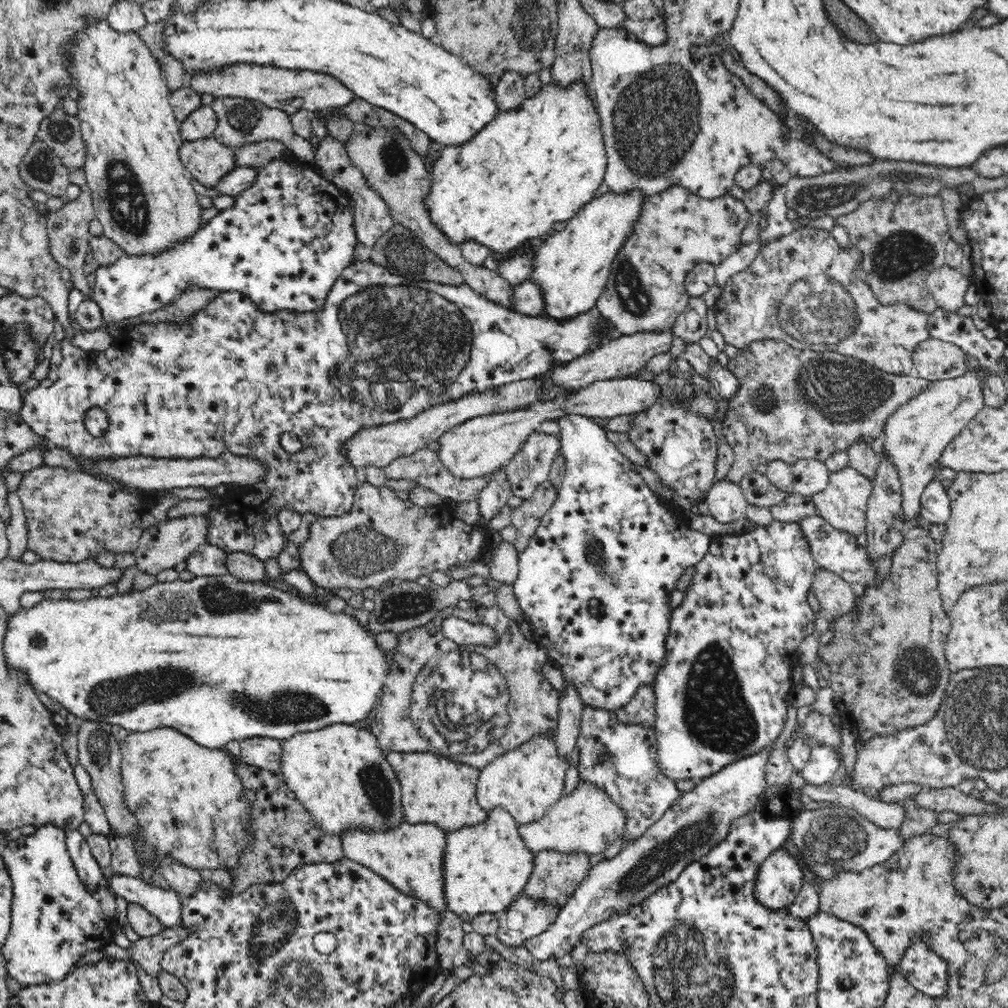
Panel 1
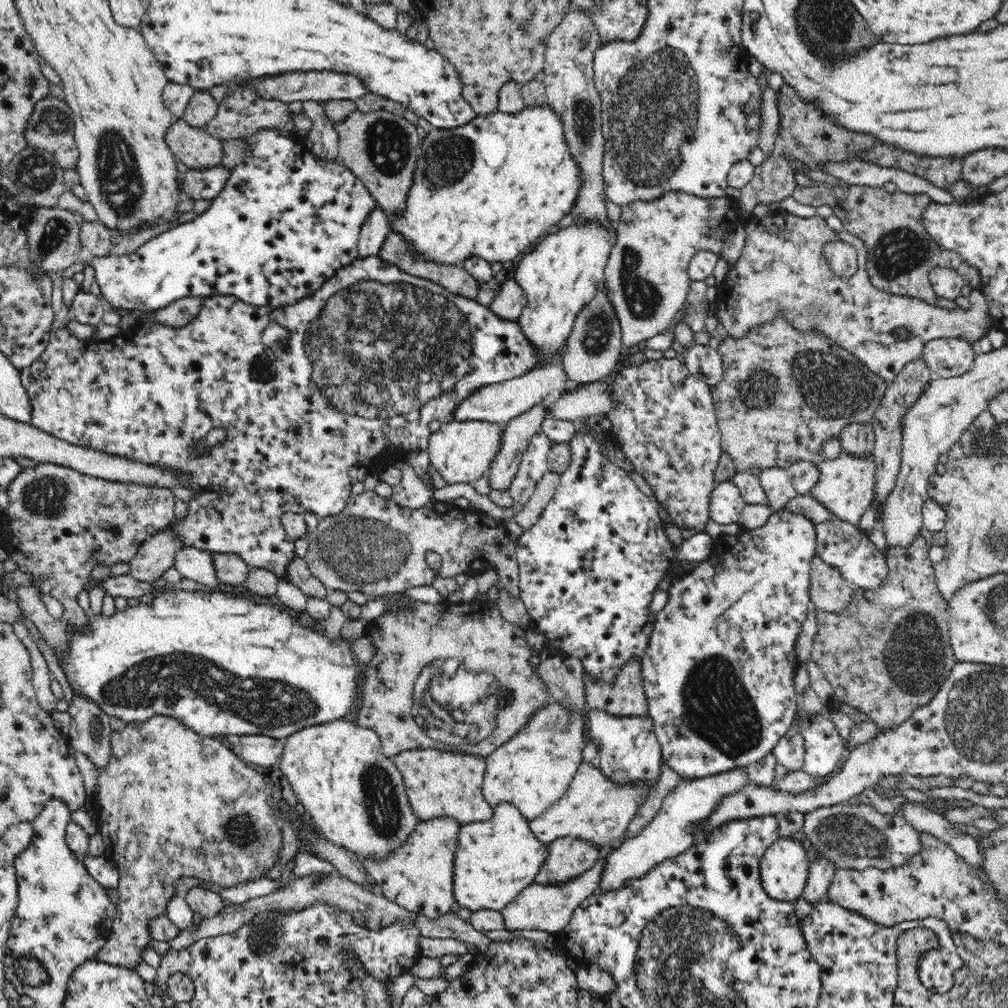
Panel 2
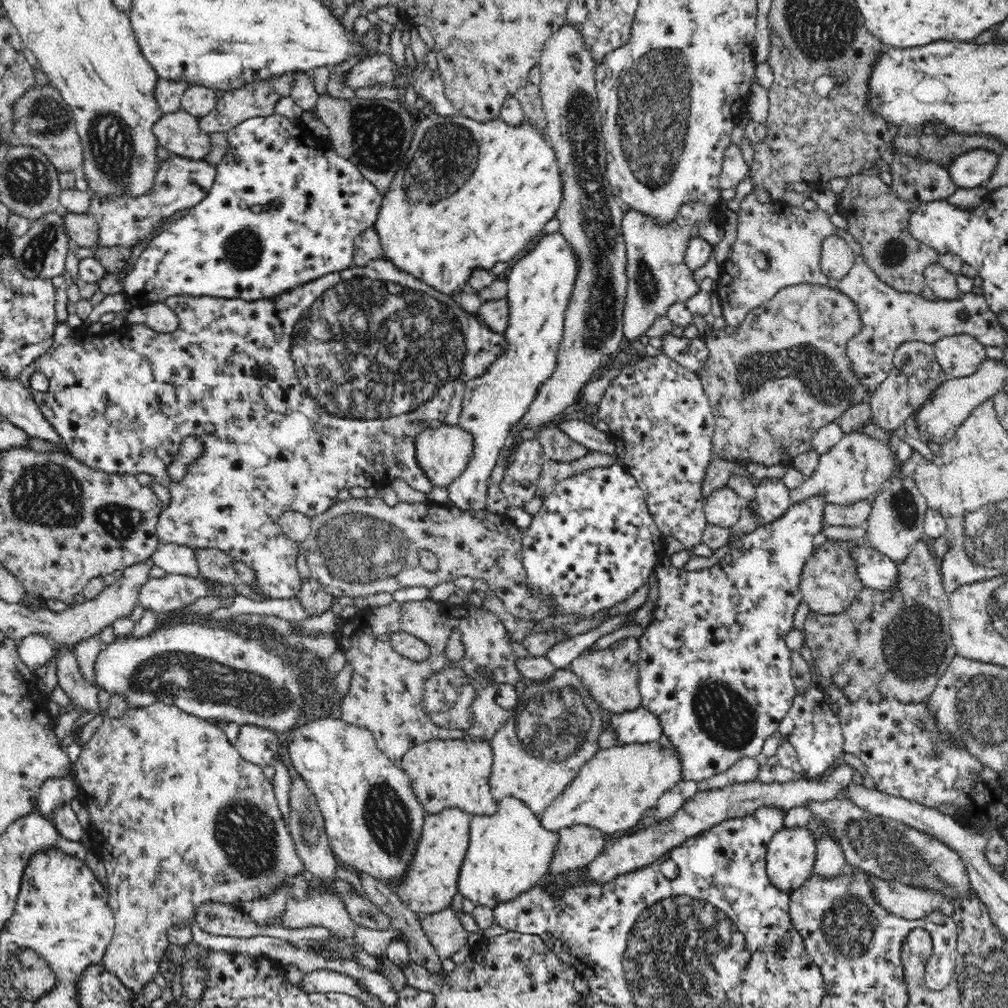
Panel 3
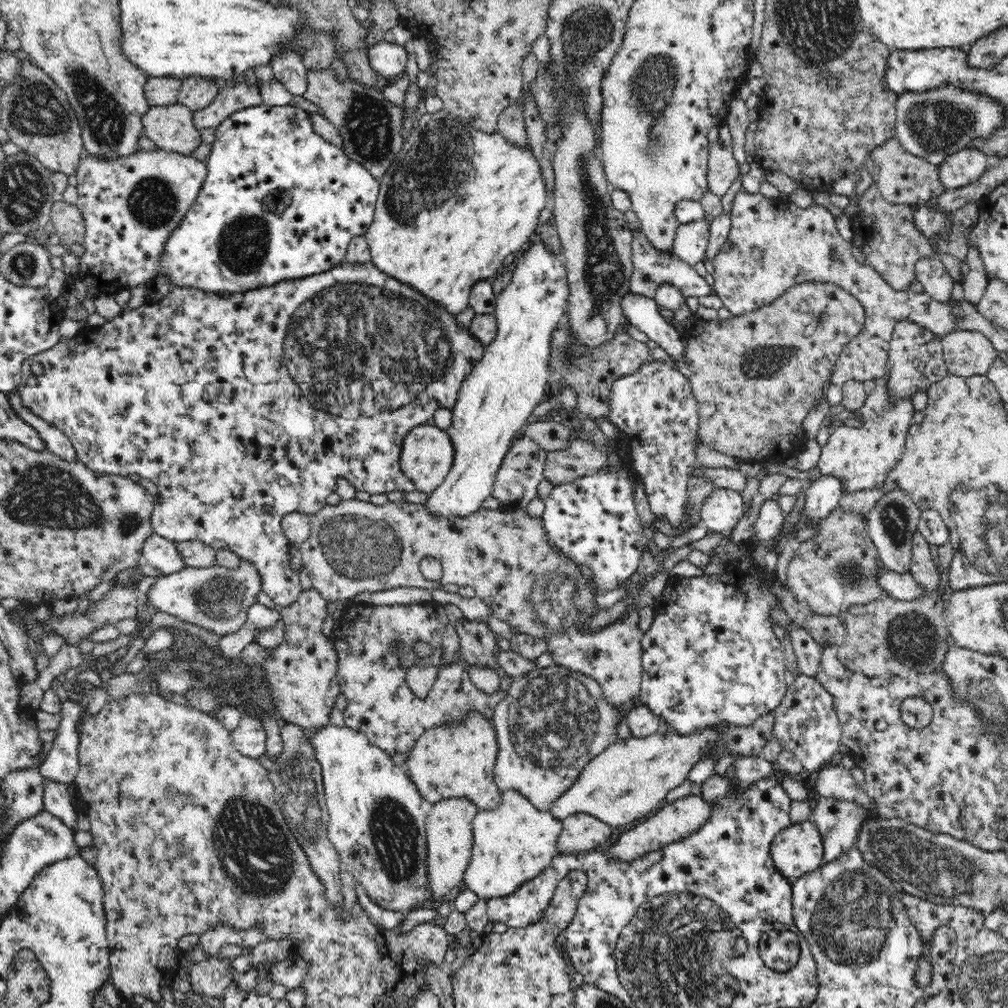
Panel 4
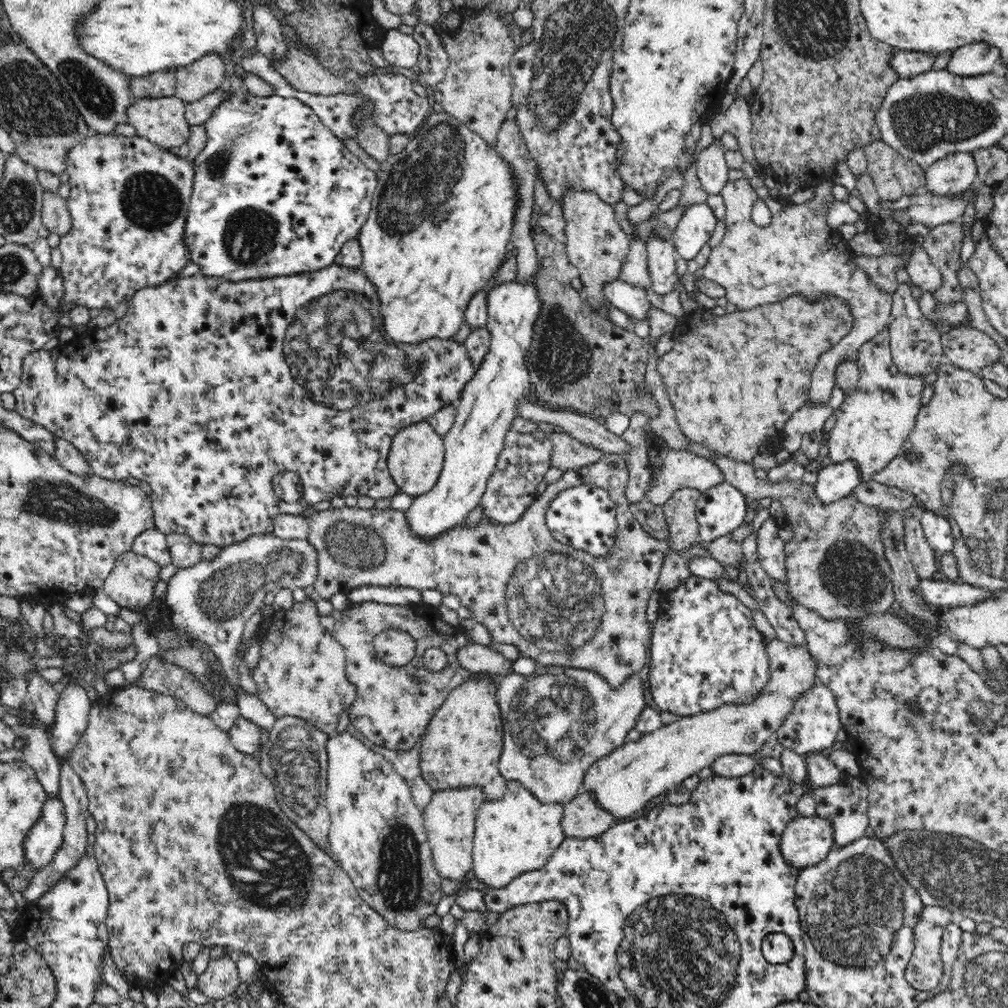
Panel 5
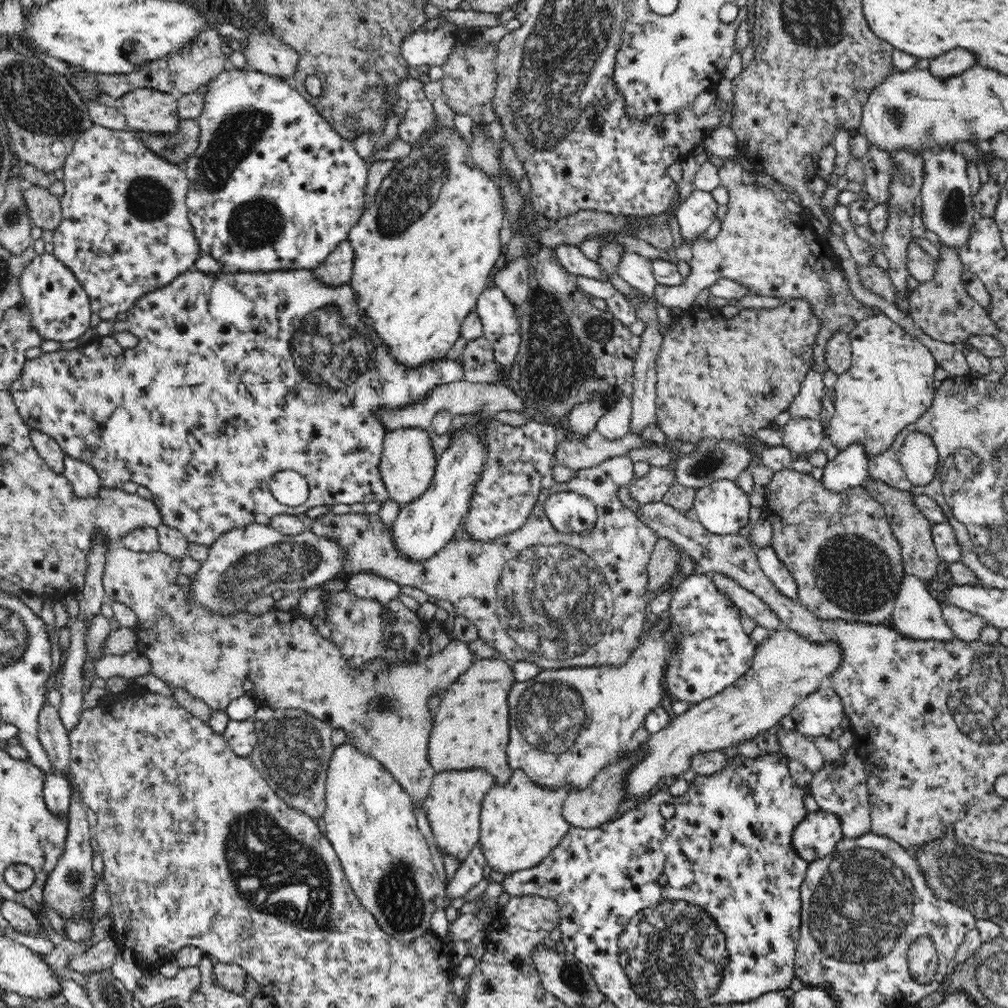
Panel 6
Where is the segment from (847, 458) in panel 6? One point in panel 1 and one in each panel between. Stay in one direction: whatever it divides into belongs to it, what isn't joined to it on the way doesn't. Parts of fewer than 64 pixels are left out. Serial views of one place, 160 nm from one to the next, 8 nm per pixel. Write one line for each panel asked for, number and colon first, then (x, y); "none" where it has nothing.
1: (723, 694)
2: (718, 672)
3: (714, 667)
4: (711, 658)
5: (836, 481)

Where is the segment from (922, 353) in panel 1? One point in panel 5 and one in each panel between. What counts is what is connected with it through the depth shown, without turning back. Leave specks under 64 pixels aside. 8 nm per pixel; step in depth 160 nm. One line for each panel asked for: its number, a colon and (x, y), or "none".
2: (946, 357)
3: (959, 355)
4: (967, 353)
5: (967, 348)

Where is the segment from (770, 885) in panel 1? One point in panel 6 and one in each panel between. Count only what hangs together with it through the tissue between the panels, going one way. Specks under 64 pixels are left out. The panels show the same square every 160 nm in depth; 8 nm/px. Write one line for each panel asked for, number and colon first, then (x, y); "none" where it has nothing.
2: (784, 868)
3: (791, 854)
4: (796, 850)
5: (806, 841)
6: (816, 836)

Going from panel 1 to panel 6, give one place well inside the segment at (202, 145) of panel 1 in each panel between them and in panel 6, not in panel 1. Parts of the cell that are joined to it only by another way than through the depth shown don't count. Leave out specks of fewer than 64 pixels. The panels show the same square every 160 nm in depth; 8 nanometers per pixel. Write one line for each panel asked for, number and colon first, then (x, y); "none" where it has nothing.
2: (195, 147)
3: (179, 132)
4: (172, 129)
5: (162, 121)
6: (147, 110)

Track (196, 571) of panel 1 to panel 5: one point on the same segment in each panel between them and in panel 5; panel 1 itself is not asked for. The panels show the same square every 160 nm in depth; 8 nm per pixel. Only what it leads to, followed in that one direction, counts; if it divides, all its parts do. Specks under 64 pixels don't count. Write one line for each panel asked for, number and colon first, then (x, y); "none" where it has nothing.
2: (195, 563)
3: (174, 559)
4: (162, 554)
5: (152, 543)

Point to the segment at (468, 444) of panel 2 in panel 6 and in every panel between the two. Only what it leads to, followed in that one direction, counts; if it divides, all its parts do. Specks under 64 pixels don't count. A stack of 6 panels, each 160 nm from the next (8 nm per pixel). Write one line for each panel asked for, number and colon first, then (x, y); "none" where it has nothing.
3: (443, 454)
4: (428, 453)
5: (416, 460)
6: (408, 462)

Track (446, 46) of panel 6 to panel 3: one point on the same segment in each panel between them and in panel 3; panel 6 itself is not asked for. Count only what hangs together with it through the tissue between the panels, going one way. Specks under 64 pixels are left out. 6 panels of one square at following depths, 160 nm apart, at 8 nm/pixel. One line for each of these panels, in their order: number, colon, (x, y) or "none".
3: (379, 69)
4: (388, 60)
5: (399, 49)

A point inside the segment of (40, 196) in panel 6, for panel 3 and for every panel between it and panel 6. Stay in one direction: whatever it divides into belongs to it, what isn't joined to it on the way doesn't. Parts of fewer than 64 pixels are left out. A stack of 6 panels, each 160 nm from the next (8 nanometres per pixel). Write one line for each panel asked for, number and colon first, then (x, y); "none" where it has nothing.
3: (83, 229)
4: (67, 221)
5: (56, 217)

